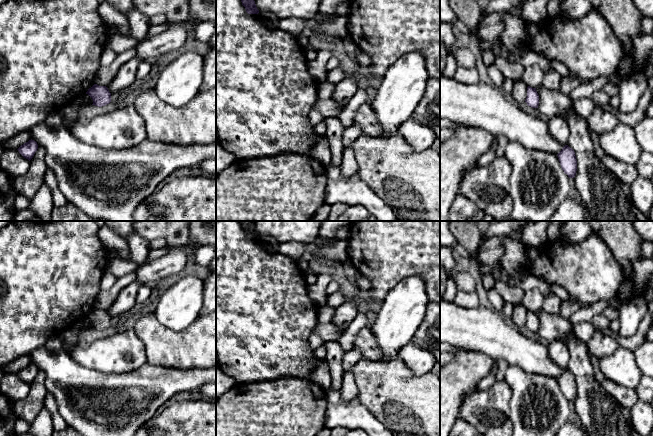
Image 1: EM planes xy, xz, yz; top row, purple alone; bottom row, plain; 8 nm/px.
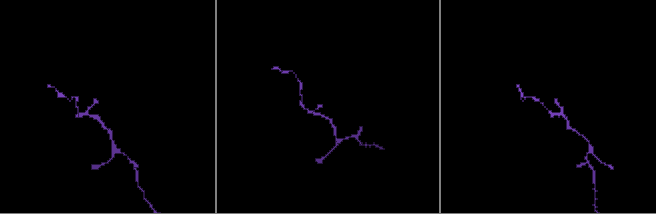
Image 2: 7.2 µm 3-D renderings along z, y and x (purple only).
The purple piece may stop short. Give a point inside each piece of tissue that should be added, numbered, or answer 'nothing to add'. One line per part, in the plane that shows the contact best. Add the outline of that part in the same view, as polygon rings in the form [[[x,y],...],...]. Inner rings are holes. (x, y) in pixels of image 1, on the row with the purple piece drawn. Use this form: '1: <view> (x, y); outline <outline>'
nothing to add

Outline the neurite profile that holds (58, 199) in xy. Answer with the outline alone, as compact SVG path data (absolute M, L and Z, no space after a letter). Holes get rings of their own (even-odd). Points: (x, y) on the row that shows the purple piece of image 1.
M47 168L47 171L45 173L44 183L51 190L54 207L61 207L67 203L65 196L58 187L58 180L55 174L49 168Z

